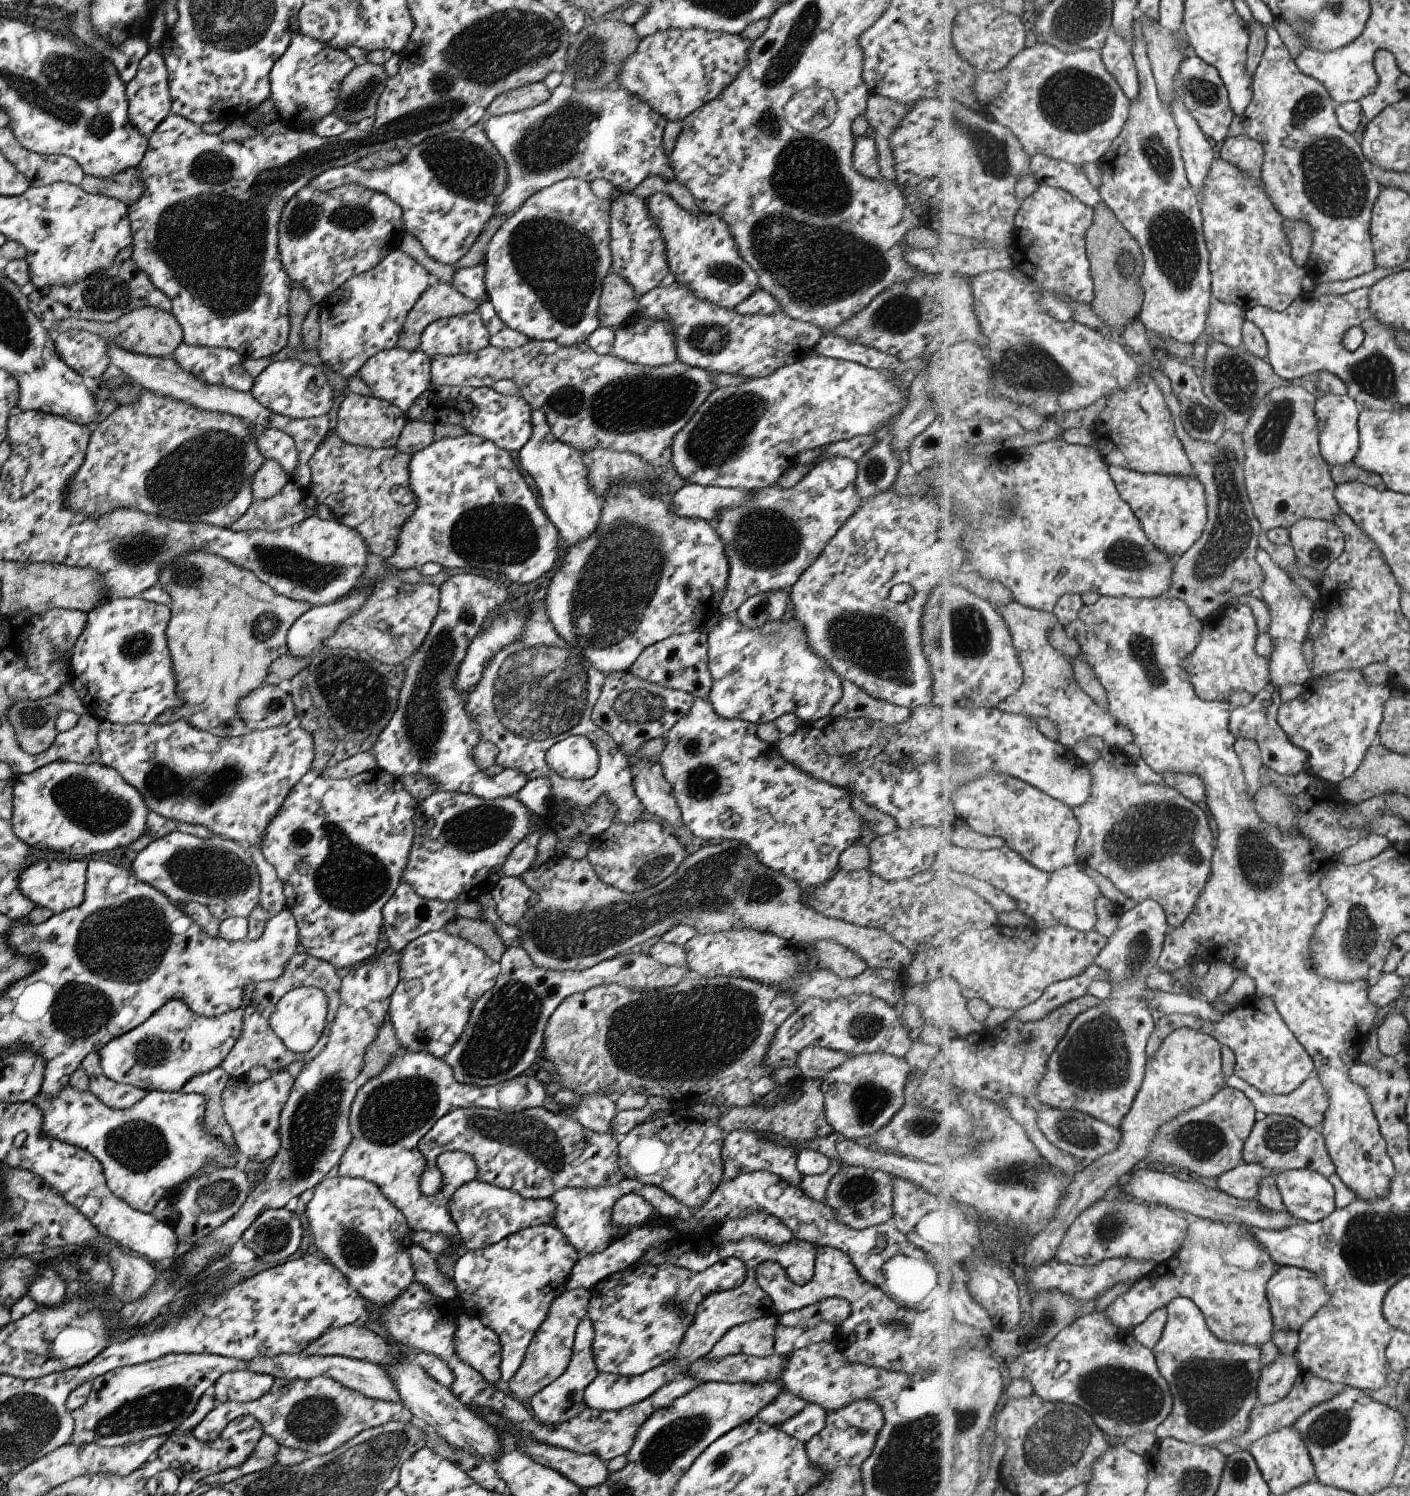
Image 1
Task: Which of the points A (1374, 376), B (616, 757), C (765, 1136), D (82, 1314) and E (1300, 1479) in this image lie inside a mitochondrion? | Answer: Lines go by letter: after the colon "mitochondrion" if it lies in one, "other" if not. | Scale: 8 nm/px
A: mitochondrion
B: other
C: other
D: mitochondrion
E: other

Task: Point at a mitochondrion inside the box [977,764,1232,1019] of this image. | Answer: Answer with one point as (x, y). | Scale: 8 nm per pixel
(1157, 826)

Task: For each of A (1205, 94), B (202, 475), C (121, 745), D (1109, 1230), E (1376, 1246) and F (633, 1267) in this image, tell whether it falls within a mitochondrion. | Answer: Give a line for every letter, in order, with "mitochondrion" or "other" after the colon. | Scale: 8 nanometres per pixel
A: mitochondrion
B: mitochondrion
C: other
D: mitochondrion
E: mitochondrion
F: other

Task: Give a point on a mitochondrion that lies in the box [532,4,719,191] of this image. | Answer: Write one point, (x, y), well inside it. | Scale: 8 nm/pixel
(589, 56)

